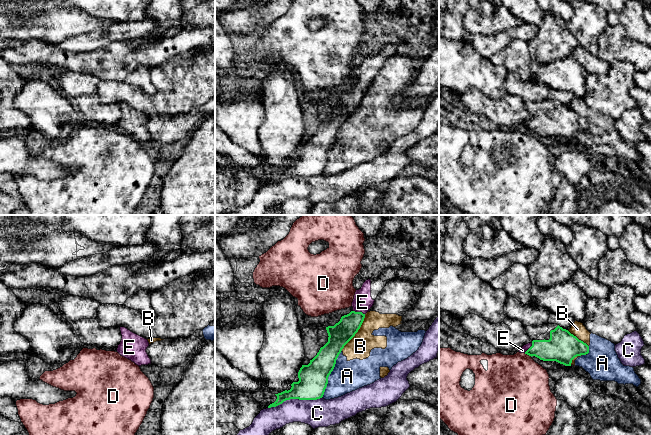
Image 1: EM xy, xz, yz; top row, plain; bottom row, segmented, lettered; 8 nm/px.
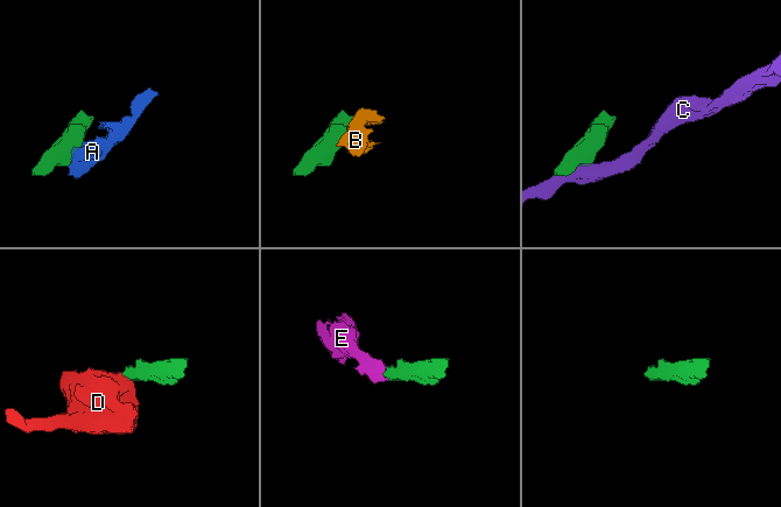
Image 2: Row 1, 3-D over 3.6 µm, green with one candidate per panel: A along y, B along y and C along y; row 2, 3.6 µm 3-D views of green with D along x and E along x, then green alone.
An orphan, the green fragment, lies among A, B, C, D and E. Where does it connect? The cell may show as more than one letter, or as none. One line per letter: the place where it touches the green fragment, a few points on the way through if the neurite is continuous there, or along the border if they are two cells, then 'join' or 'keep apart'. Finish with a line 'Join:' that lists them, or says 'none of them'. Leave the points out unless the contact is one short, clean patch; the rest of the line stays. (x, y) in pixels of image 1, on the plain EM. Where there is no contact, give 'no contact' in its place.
A: contact xz (330, 149); border xz (341, 126), (335, 142), (328, 153), (324, 170), (321, 173); keep apart
B: contact xz (357, 107); border xz (365, 90), (360, 104), (341, 126); keep apart
C: contact xz (294, 174); border xz (321, 173), (316, 175), (286, 175), (268, 184); keep apart
D: contact yz (528, 130); border yz (524, 129), (531, 133); keep apart
E: contact xz (359, 88); way xz (341, 109), (359, 88), (362, 78); join
Join: E

